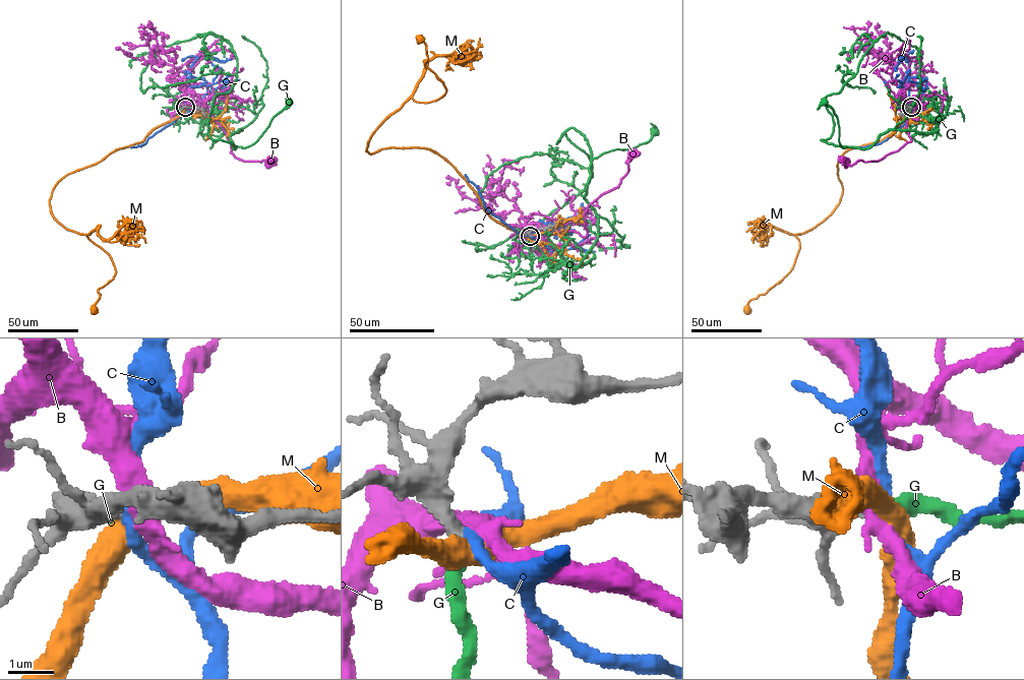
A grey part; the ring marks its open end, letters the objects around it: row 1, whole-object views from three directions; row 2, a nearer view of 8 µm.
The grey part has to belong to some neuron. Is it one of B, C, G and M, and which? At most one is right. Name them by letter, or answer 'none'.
G

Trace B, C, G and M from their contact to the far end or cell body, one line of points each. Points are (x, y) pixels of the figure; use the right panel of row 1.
B: (910, 106), (902, 93), (906, 128), (911, 140), (877, 161), (859, 160), (848, 166), (841, 160)
C: (910, 107), (907, 57), (901, 57), (898, 61), (903, 56)
G: (911, 107), (943, 107), (932, 118), (937, 129), (889, 129), (866, 148), (843, 147), (837, 118), (824, 102)
M: (910, 107), (887, 136), (841, 157), (838, 204), (795, 235), (791, 269), (746, 310)

